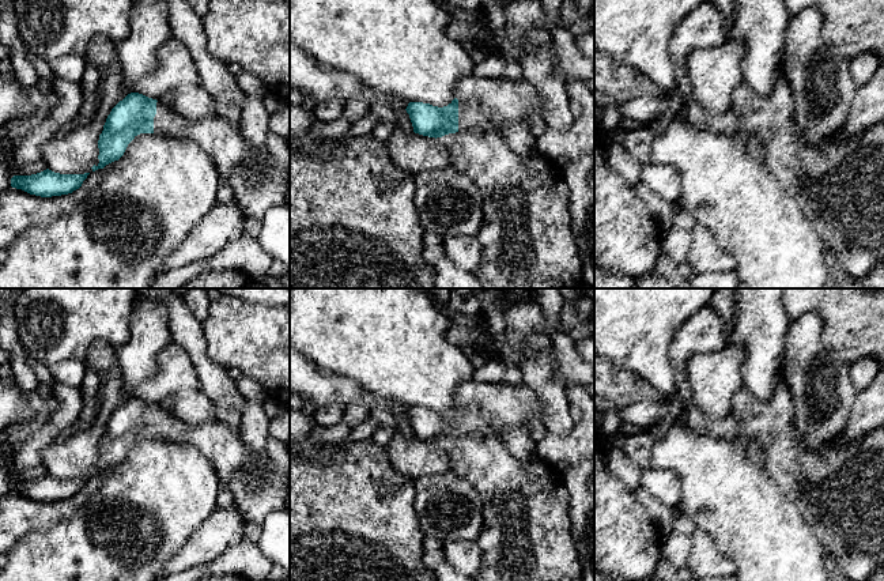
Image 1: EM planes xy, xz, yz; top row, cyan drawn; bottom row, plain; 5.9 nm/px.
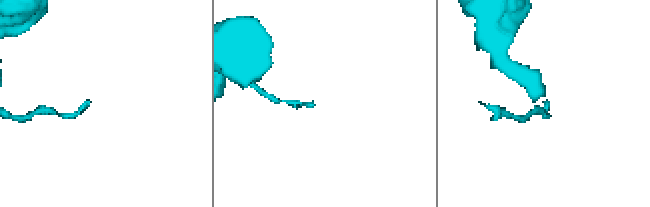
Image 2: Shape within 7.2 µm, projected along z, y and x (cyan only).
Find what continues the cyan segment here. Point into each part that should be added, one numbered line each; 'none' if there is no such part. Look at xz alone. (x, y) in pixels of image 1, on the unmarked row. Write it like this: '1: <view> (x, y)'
1: xz (510, 406)

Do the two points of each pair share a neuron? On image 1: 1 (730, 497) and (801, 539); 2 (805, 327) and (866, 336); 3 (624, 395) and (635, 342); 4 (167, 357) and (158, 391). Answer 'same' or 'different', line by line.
1: same
2: different
3: different
4: same

